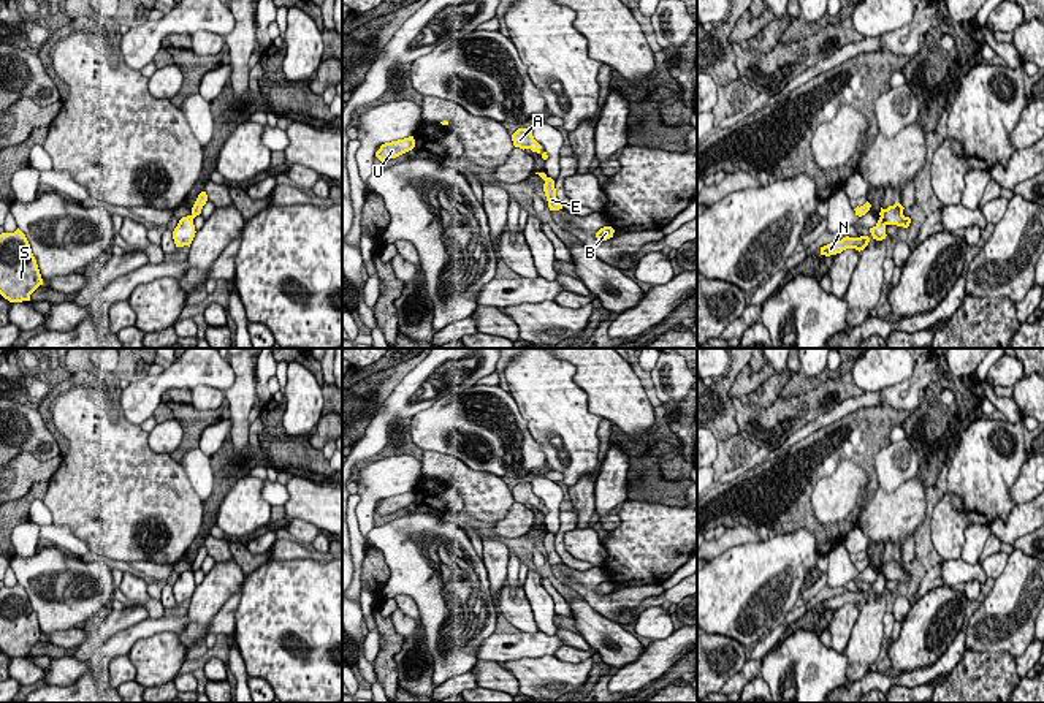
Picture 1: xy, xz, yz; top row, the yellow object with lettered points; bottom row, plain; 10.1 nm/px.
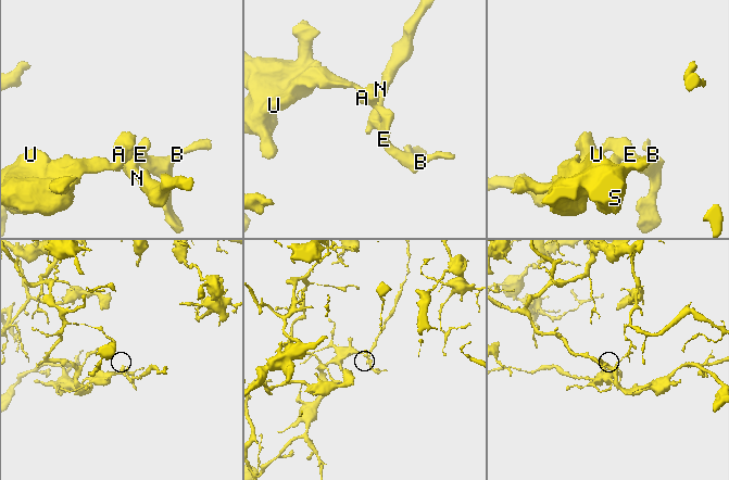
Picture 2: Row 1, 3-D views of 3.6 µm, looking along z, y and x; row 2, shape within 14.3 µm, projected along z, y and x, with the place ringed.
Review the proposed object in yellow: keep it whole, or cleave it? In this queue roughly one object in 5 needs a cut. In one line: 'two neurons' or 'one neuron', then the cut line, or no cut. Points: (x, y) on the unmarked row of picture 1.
two neurons; cut yz (881, 570), (887, 578)

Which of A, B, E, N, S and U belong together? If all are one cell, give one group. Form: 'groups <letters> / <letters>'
groups A B E S U / N

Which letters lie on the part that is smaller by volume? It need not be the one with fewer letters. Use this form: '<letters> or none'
N

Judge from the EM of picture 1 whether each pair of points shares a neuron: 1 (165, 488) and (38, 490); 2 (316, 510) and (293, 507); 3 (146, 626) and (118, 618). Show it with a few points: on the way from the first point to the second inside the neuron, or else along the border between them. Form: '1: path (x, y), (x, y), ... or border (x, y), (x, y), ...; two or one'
1: border (49, 482), (41, 499); two
2: path (311, 507), (298, 507); one
3: border (146, 616), (105, 642); two

